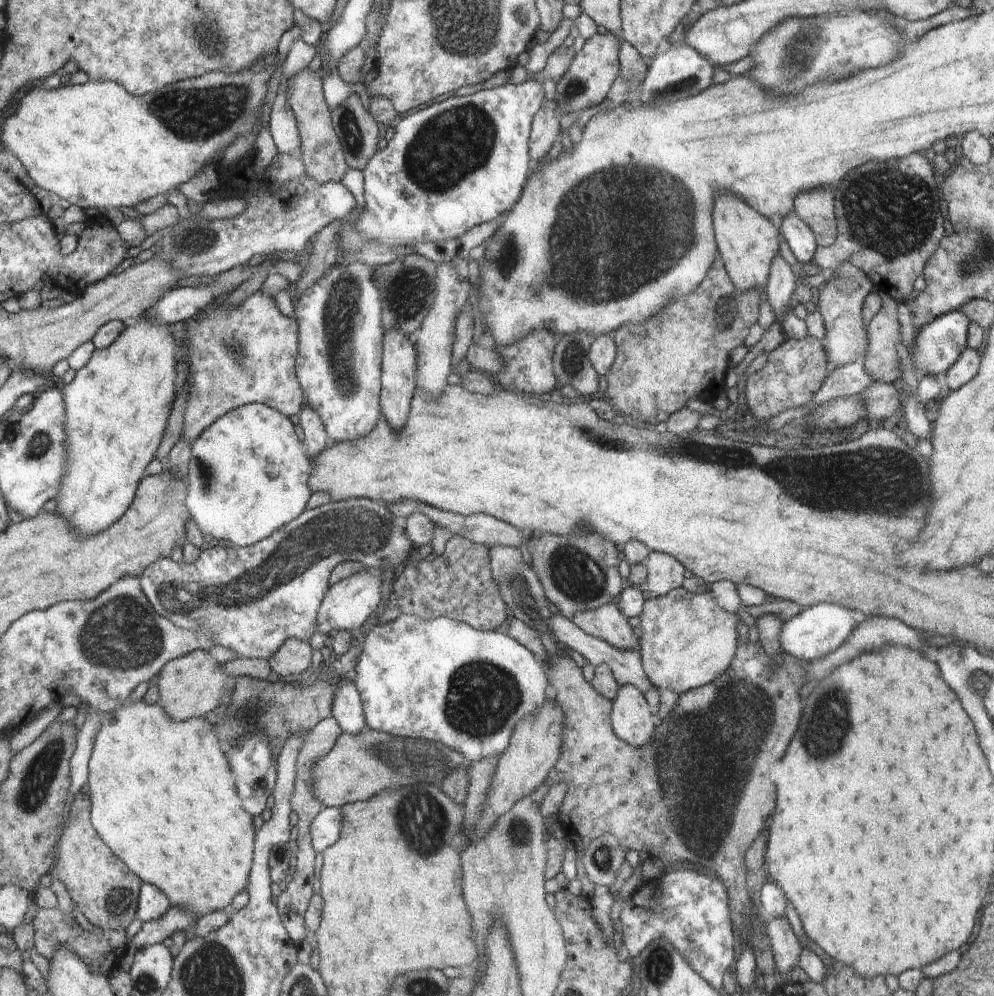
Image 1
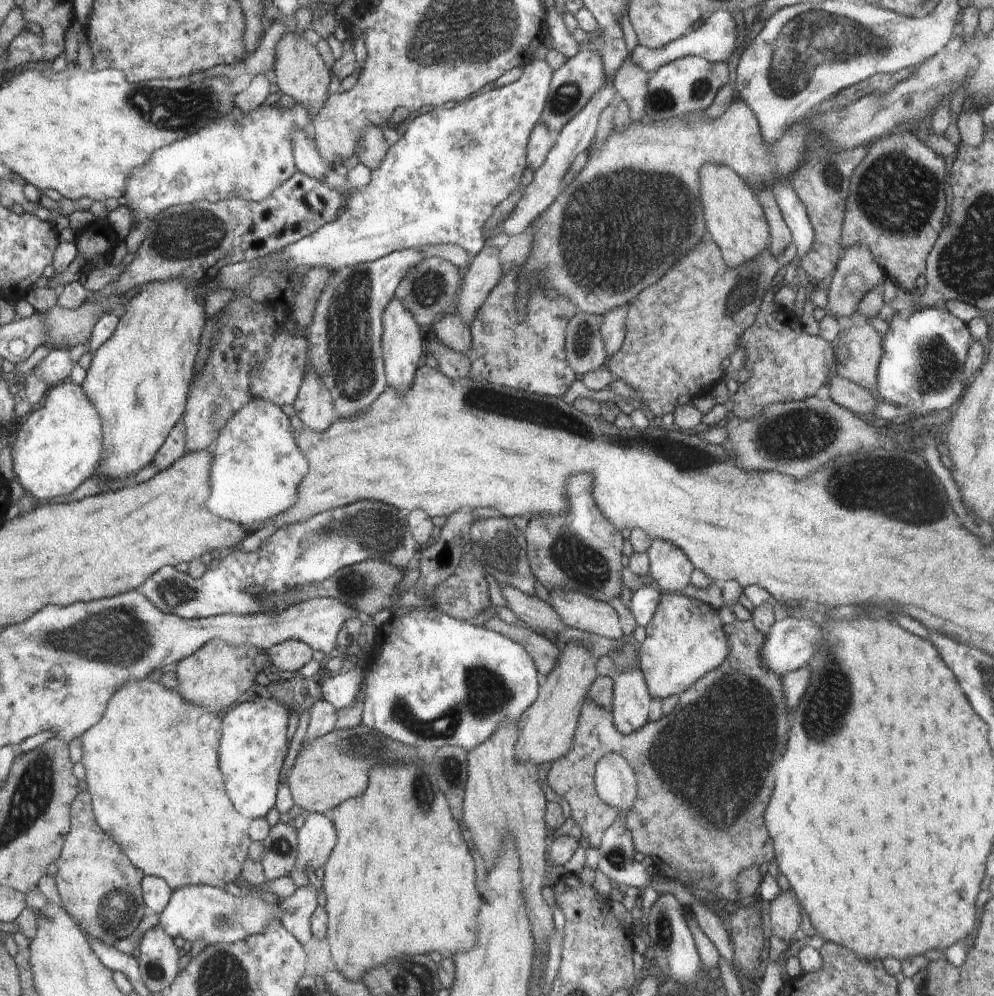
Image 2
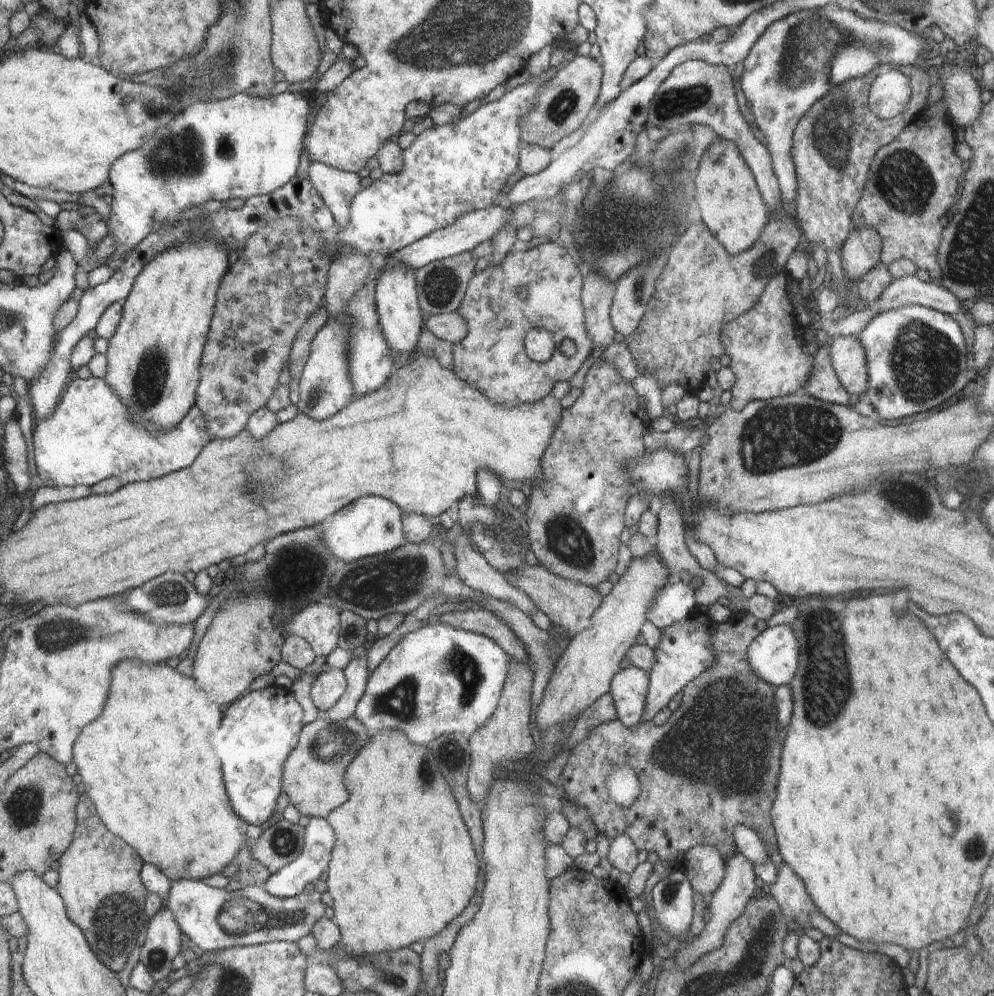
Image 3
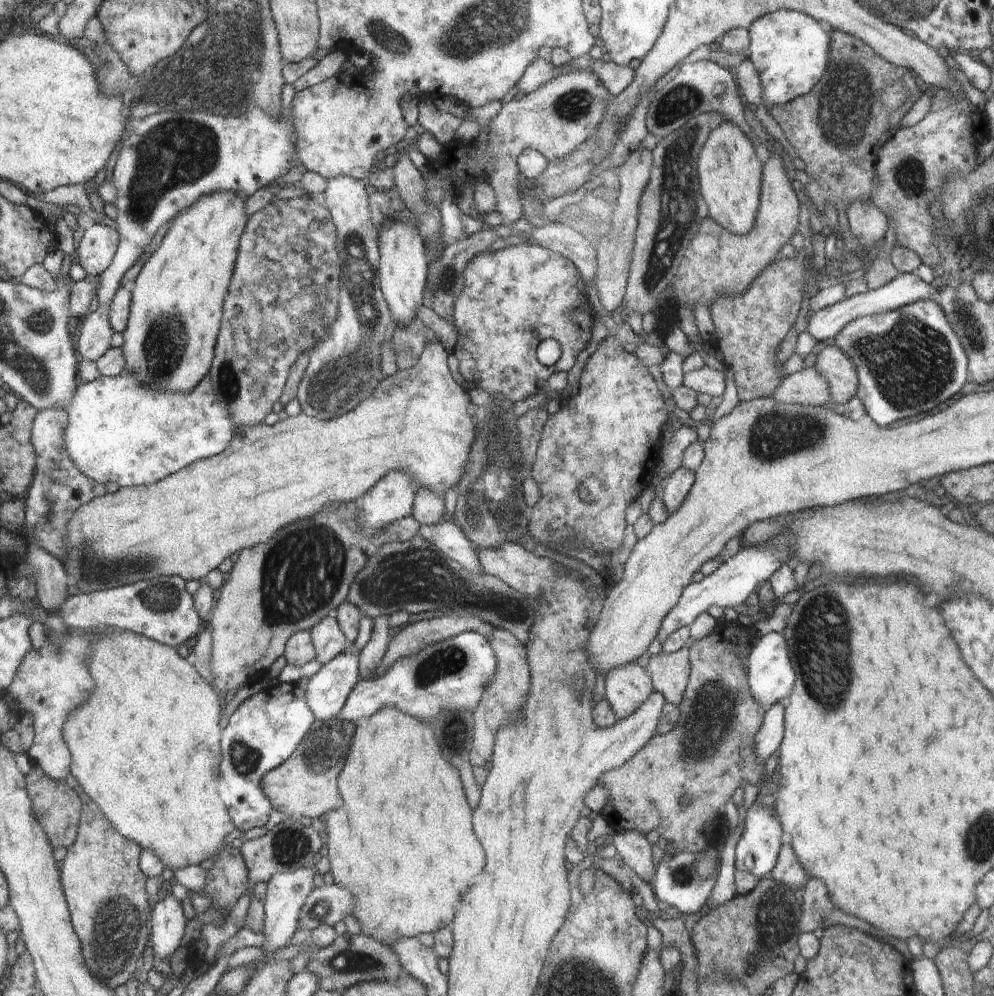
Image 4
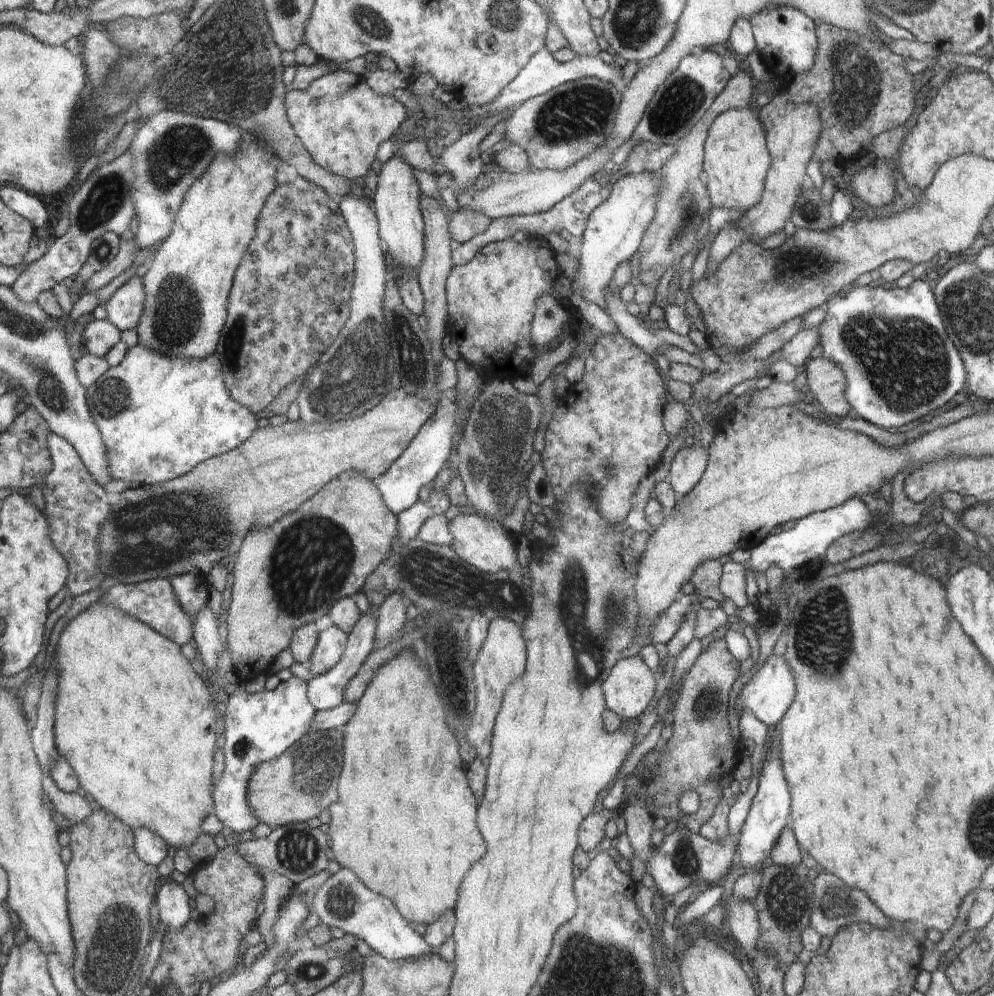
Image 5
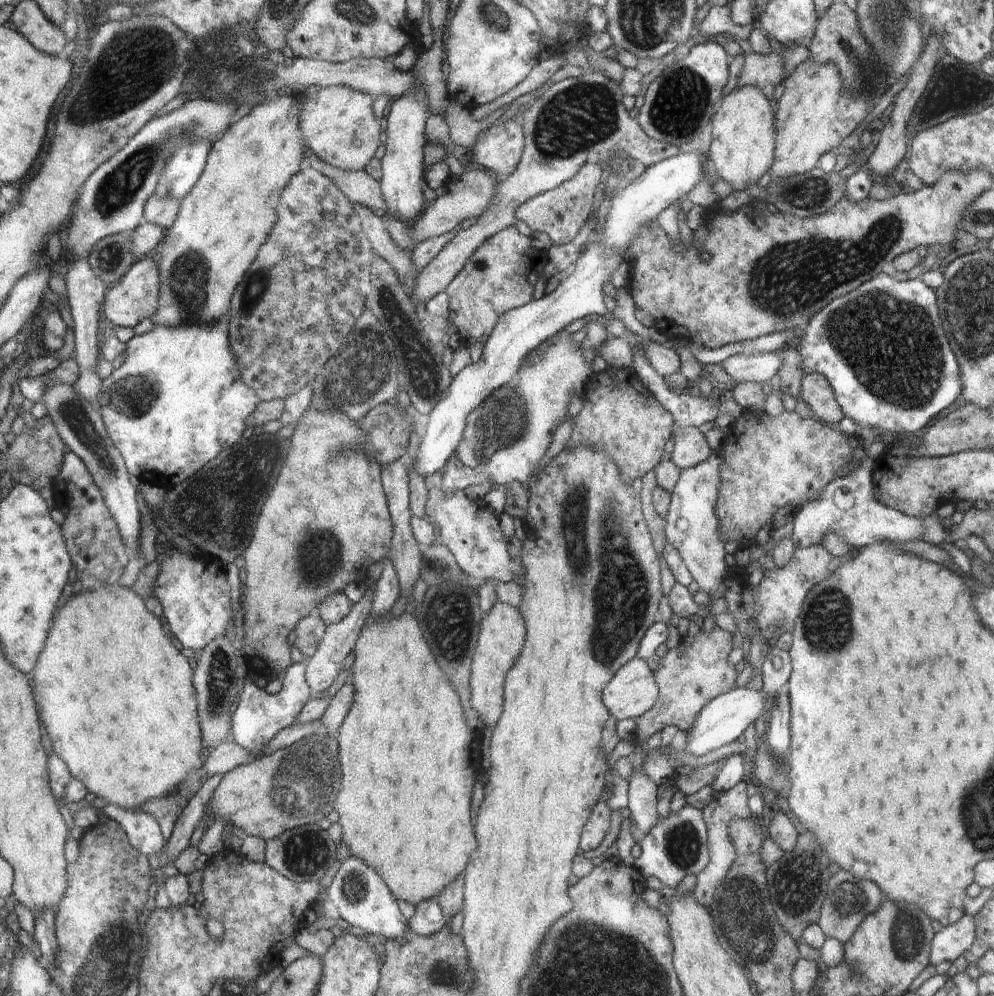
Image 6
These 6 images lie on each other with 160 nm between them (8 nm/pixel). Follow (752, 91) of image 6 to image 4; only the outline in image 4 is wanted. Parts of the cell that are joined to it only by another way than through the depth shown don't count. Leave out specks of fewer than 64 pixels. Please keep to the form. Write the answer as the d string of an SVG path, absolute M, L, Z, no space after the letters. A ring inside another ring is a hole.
M722 121L712 129L699 152L697 171L701 193L708 207L708 217L718 221L731 233L749 233L755 226L761 203L762 160L756 152L756 146L744 136L737 124Z

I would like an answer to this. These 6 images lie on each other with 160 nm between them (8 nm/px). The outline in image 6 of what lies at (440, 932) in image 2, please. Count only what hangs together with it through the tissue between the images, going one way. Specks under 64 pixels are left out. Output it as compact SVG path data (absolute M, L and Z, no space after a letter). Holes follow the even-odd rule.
M406 612L399 616L384 613L377 619L368 619L361 628L357 641L354 643L351 658L345 672L353 684L355 692L350 714L343 720L336 738L340 741L340 762L344 764L344 792L340 792L340 800L336 800L336 812L340 814L338 824L342 826L344 842L352 848L354 856L364 858L364 862L371 866L387 884L394 898L406 900L416 906L423 900L436 896L449 882L452 882L458 874L462 875L464 866L468 862L468 856L476 848L476 838L474 838L474 824L470 816L470 798L472 798L472 788L476 782L476 770L472 768L472 746L476 738L476 732L468 728L466 718L464 718L464 708L460 706L460 696L458 692L450 686L448 678L436 666L436 660L422 638L422 628L417 618Z

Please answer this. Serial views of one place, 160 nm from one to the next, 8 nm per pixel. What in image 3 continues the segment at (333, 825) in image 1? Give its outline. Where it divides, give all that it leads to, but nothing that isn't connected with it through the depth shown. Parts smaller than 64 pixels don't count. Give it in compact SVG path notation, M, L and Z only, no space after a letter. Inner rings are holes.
M310 817L310 822L305 827L305 841L300 856L268 877L268 880L263 886L266 892L274 898L286 899L299 895L304 890L304 886L308 886L314 880L318 880L330 866L331 852L334 850L335 844L334 836L335 831L327 819Z

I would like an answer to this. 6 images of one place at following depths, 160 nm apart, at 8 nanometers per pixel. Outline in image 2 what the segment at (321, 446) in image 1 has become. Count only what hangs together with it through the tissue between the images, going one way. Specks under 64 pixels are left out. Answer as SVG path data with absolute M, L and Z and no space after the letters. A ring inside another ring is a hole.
M307 368L303 374L298 398L292 406L303 426L316 432L326 430L337 419L331 392L314 369Z

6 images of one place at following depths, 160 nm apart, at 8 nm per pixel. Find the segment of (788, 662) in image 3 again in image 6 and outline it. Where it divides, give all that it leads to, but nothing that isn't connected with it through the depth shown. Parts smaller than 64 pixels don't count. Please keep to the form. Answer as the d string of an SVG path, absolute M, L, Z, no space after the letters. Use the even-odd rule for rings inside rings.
M746 686L736 687L732 692L718 695L706 704L702 714L698 716L698 722L687 732L685 751L694 756L702 756L734 742L762 712L768 716L775 696L776 694L773 697L766 697L763 690L748 689Z

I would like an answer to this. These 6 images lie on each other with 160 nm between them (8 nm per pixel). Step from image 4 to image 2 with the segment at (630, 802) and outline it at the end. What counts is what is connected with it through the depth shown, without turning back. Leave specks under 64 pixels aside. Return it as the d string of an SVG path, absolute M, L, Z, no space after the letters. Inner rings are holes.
M736 619L727 624L726 634L730 648L727 658L679 694L679 703L671 712L657 721L648 721L638 731L627 735L621 733L615 727L611 711L586 699L571 750L547 766L547 779L552 790L568 802L571 817L580 825L591 846L596 848L619 810L610 807L594 792L595 766L605 754L621 754L630 763L639 784L633 809L625 816L625 827L633 838L635 852L651 856L661 876L680 880L694 890L704 887L716 896L741 902L735 883L739 872L748 869L752 864L750 860L774 858L772 838L768 836L764 818L772 788L775 788L770 762L782 758L780 754L786 750L791 728L782 677L763 665L766 636L750 619Z

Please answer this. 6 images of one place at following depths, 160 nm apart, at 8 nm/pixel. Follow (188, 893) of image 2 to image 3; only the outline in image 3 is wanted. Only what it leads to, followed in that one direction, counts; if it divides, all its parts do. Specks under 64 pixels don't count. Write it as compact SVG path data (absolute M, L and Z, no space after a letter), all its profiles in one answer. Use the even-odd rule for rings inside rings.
M180 879L171 881L171 887L165 905L172 911L180 930L188 936L203 952L217 948L241 947L244 945L257 945L274 941L288 941L296 943L306 935L310 935L314 925L322 917L327 905L322 902L318 891L305 892L286 899L274 898L266 889L251 886L245 892L226 892L224 889L211 887L203 881Z

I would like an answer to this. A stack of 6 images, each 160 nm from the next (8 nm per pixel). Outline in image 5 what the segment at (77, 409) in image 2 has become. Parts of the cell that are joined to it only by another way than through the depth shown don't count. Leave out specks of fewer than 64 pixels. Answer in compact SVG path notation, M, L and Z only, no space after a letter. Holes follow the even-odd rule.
M137 343L119 365L110 367L86 390L91 415L109 450L112 474L128 483L162 484L182 476L196 464L239 447L258 428L255 414L236 401L225 384L221 358L215 352L204 358L172 358Z

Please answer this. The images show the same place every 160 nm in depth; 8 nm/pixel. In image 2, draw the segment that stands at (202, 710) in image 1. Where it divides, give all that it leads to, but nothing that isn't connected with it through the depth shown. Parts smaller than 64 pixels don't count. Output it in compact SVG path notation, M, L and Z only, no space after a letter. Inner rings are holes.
M214 639L170 669L174 670L179 680L176 689L186 700L212 711L224 712L226 708L236 704L236 700L254 684L256 676L262 670L272 665L265 649L252 645L229 645L222 639Z

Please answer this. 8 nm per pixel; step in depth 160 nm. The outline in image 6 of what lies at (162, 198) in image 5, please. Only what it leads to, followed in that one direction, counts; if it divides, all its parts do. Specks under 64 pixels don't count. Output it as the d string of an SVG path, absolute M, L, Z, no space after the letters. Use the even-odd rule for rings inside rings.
M209 141L177 149L175 154L167 159L167 166L157 185L156 194L180 200L186 196L203 174L209 150Z

